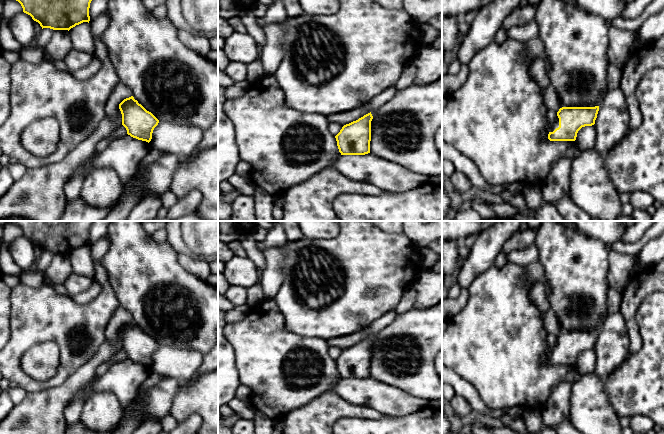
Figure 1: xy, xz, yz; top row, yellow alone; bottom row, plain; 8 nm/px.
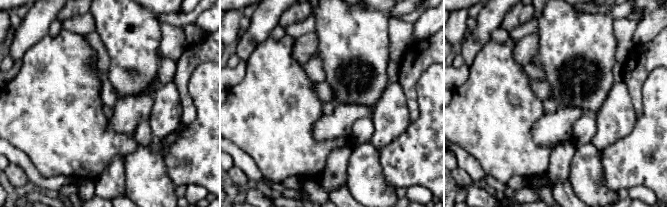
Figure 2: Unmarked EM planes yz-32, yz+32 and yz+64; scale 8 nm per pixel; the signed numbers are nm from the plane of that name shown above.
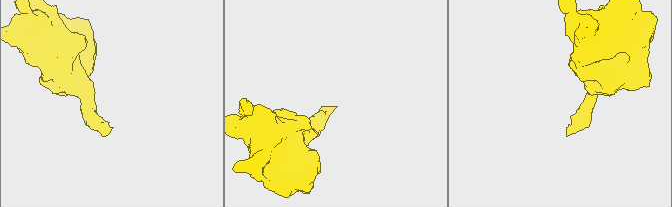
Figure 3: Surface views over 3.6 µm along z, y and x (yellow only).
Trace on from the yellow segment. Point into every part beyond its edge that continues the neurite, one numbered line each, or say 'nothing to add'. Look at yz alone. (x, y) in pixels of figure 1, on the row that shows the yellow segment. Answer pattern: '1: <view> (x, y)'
1: yz (552, 126)

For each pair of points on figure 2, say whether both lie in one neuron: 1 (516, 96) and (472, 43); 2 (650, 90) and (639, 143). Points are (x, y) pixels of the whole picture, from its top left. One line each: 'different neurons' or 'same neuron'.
1: different neurons
2: same neuron

